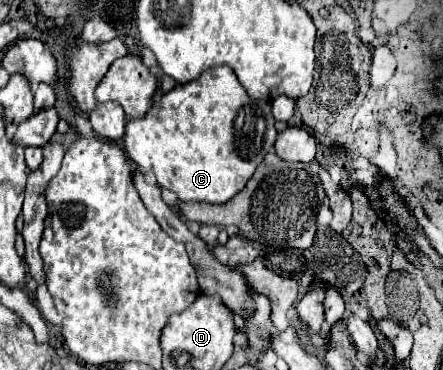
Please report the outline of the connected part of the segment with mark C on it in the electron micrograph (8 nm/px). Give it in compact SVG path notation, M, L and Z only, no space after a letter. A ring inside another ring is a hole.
M211 67L199 79L177 85L161 99L153 101L153 107L143 119L129 119L125 125L125 151L137 163L137 169L151 171L157 185L173 191L181 201L205 201L205 203L225 203L251 179L259 161L263 161L267 149L275 143L275 119L271 115L269 101L251 99L241 83L237 81L231 67Z

